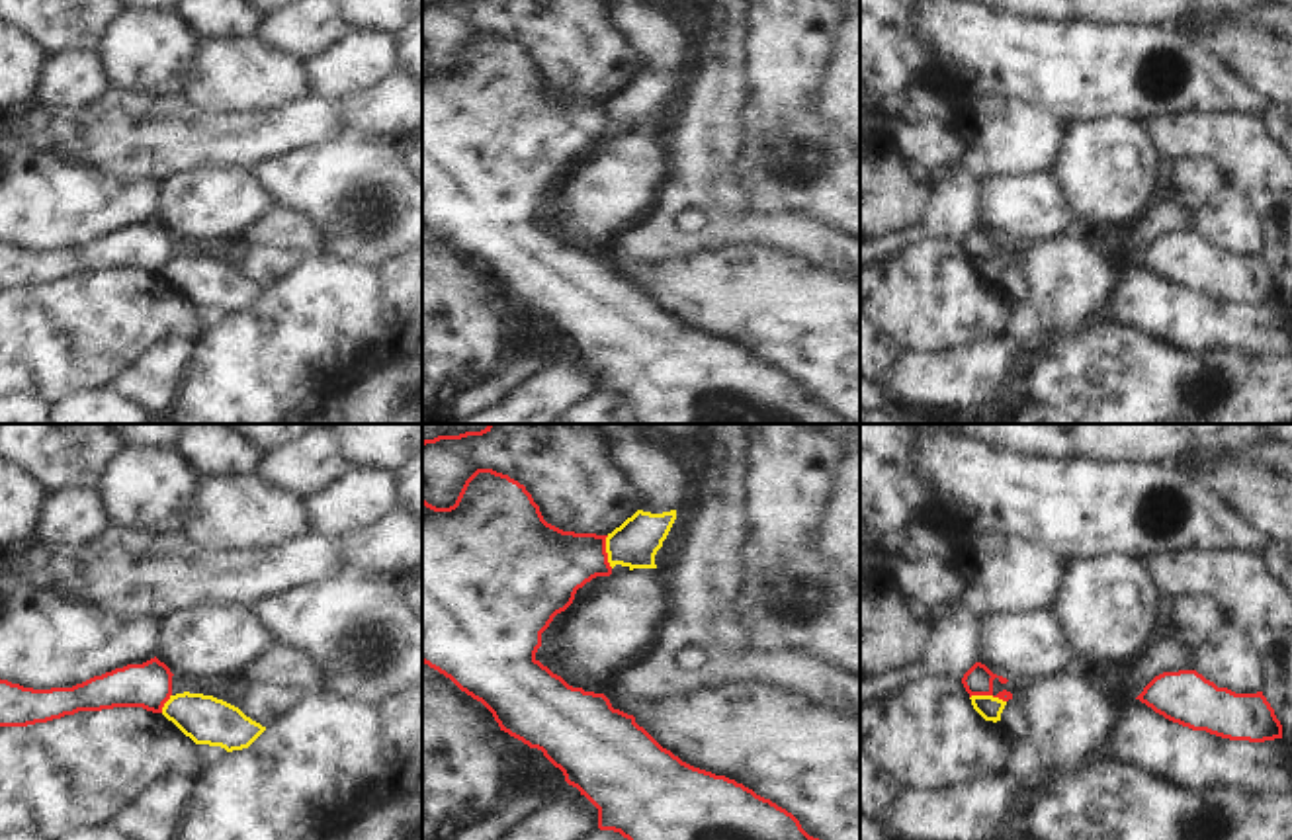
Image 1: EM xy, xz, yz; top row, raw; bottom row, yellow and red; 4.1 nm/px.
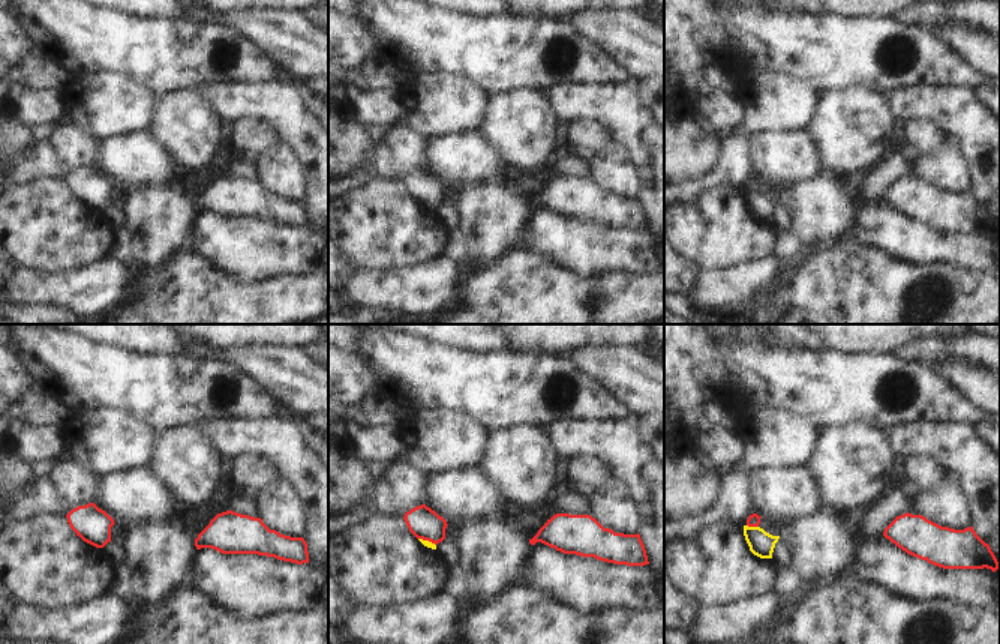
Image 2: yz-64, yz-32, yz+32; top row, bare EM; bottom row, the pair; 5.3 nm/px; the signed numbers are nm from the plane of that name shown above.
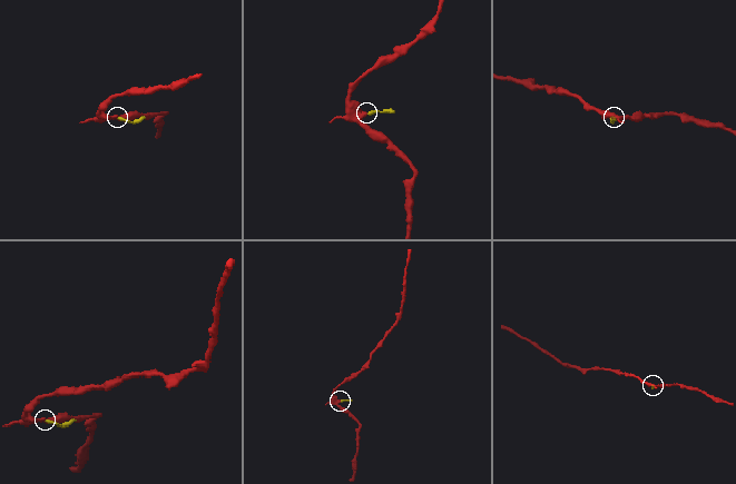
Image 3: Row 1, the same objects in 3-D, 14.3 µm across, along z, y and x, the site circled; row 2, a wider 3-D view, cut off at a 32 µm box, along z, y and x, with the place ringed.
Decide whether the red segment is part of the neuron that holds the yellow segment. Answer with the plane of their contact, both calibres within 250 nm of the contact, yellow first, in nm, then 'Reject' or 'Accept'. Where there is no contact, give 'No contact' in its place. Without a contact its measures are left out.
Touches yellow in yz. Thickness 100 nm (yellow) against 120 nm. Reject

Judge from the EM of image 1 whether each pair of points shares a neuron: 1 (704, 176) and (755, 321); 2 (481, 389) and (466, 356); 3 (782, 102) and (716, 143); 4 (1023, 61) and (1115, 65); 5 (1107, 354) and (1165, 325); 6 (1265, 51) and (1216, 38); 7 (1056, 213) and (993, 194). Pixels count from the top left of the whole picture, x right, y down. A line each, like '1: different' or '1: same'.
1: different
2: different
3: different
4: same
5: different
6: same
7: same

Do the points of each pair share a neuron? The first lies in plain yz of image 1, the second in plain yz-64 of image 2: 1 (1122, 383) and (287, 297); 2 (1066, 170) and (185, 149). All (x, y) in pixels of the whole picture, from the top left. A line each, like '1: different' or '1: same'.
1: same
2: same

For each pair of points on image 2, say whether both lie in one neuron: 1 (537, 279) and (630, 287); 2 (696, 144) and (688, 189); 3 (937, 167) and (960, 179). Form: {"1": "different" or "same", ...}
{"1": "same", "2": "different", "3": "same"}

